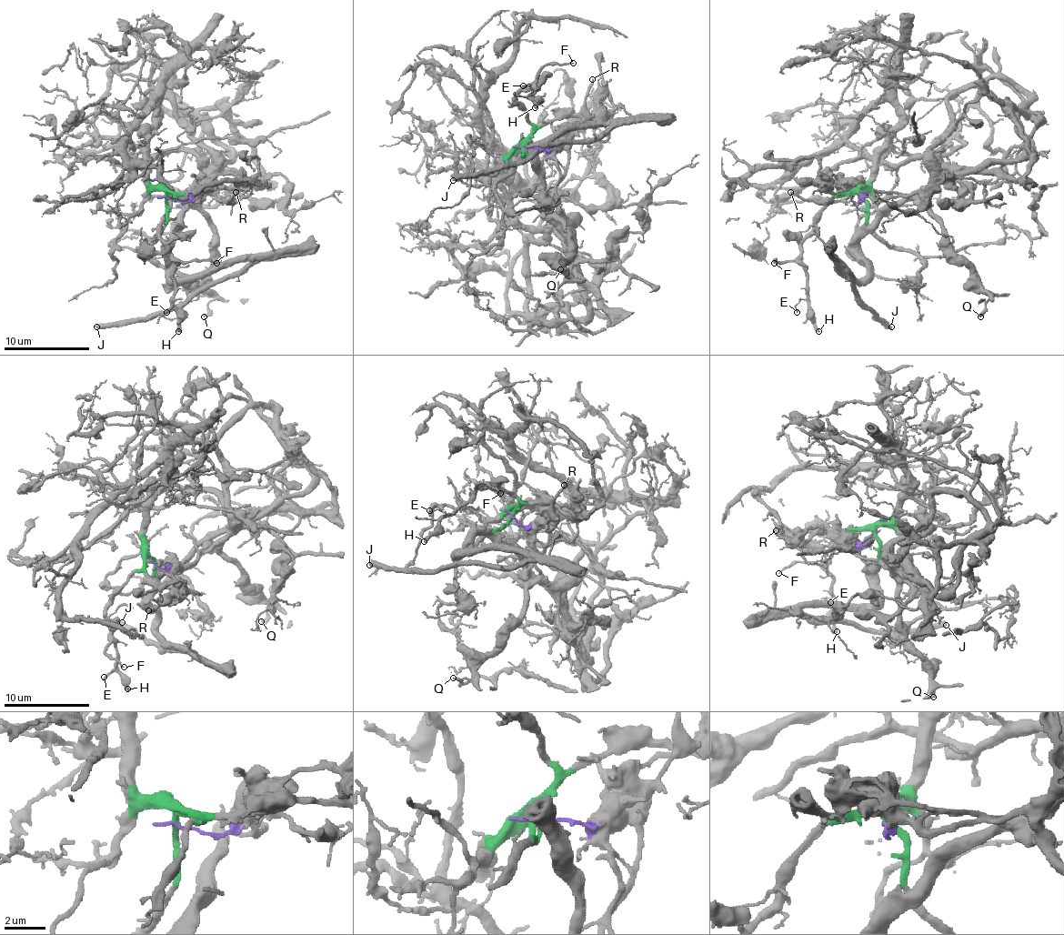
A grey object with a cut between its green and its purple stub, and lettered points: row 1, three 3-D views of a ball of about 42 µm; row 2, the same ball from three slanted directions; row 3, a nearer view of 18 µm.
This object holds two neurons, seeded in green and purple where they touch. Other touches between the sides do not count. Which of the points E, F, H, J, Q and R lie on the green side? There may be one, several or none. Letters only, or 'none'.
E, F, H

